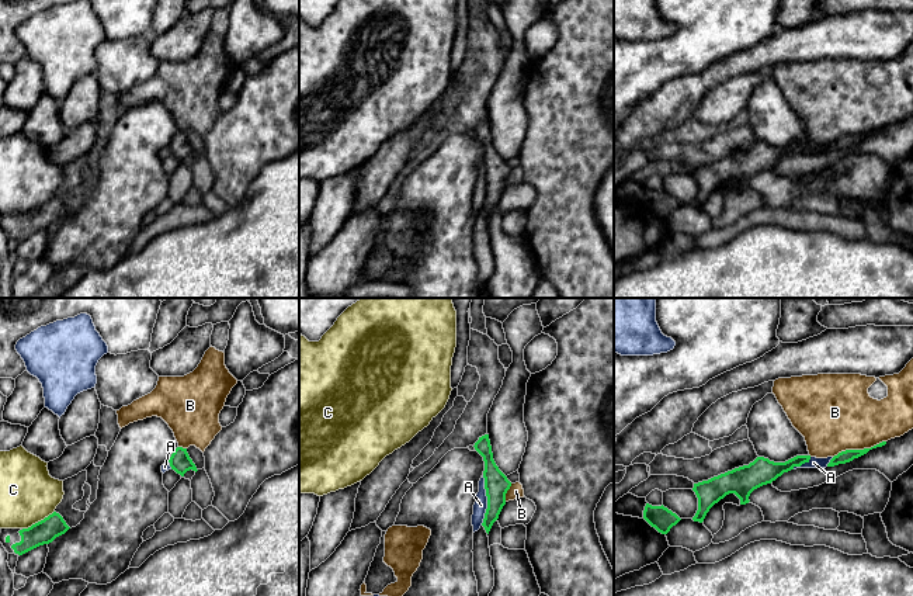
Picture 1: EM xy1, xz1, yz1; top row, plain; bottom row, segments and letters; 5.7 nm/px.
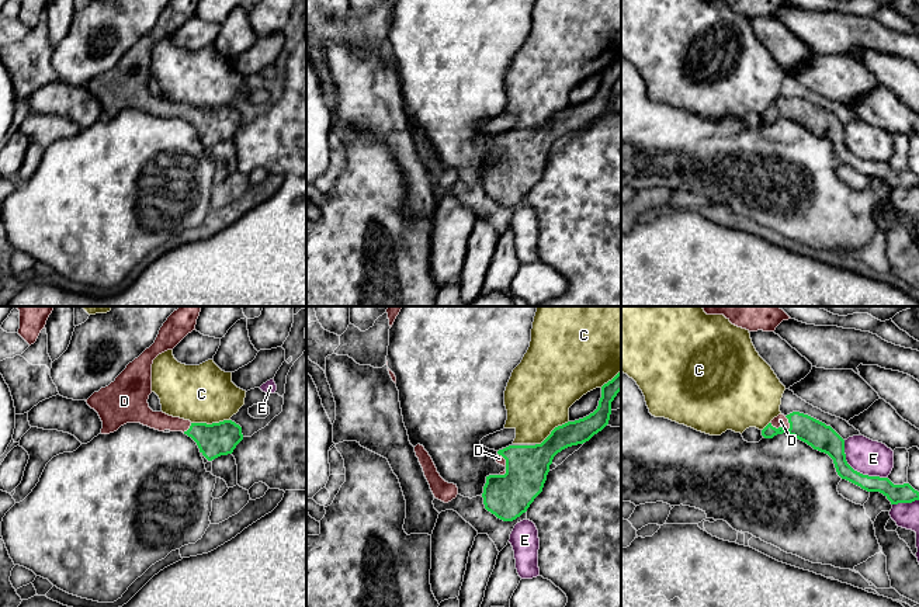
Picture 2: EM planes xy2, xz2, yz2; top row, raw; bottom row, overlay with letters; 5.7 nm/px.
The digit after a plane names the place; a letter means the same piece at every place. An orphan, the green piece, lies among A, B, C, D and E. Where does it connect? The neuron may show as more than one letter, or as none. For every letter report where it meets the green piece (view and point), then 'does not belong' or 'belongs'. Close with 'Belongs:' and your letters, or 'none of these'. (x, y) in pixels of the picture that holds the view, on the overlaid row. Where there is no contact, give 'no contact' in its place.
A: xz1 (488, 501) | does not belong
B: yz1 (858, 450) | does not belong
C: xy2 (210, 425) | does not belong
D: yz2 (780, 427) | belongs
E: yz2 (856, 471) | does not belong
Belongs: D

